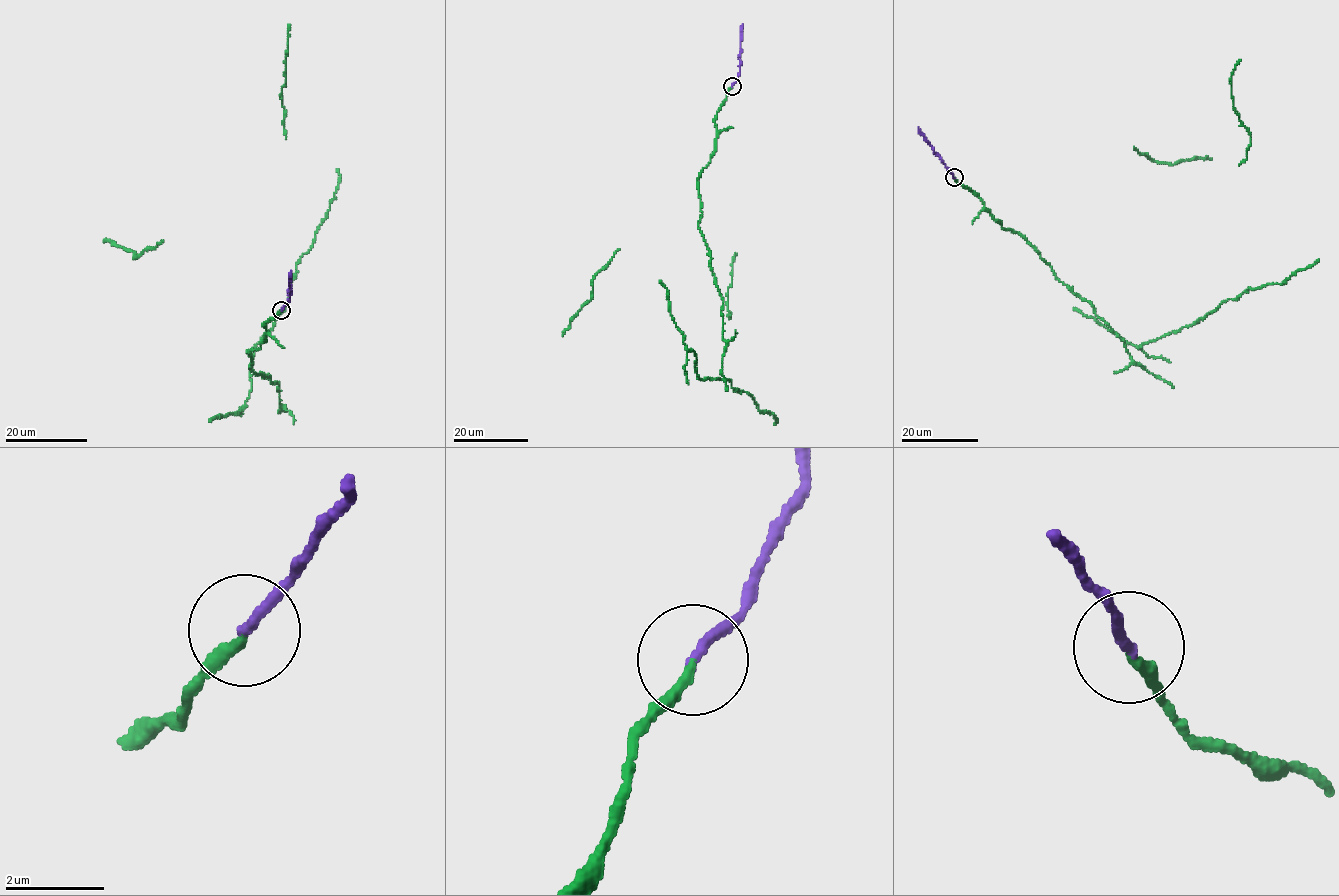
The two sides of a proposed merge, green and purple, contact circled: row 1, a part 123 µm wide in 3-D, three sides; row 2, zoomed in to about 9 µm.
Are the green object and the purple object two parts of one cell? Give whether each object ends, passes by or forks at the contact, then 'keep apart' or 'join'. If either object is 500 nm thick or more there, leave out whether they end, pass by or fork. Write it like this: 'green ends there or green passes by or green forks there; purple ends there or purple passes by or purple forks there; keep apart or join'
green ends there; purple ends there; join

